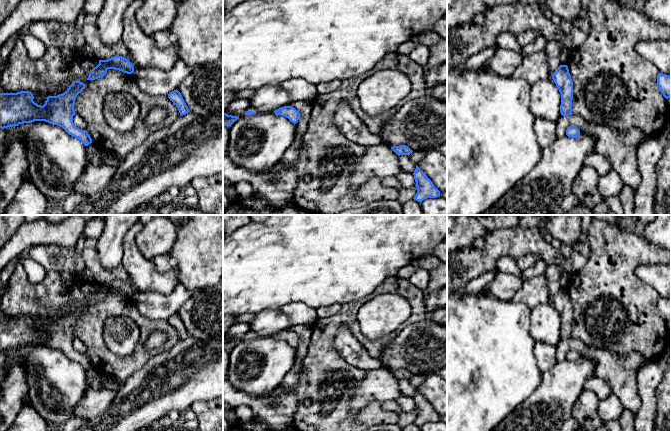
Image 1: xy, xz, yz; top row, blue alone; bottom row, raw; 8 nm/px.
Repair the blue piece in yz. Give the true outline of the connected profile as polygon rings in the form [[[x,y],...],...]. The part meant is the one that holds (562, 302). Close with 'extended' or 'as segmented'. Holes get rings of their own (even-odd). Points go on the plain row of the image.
[[[560,289],[553,297],[552,303],[561,318],[561,339],[572,339],[573,305],[569,297],[568,290]]]; as segmented

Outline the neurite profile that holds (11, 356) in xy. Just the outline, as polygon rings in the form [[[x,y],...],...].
[[[18,350],[8,351],[4,352],[3,355],[5,357],[5,364],[11,365],[19,358],[19,351]]]

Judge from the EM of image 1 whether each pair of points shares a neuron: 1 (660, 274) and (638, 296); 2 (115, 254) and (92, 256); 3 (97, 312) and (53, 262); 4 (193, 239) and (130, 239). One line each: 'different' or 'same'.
1: different
2: different
3: different
4: different

